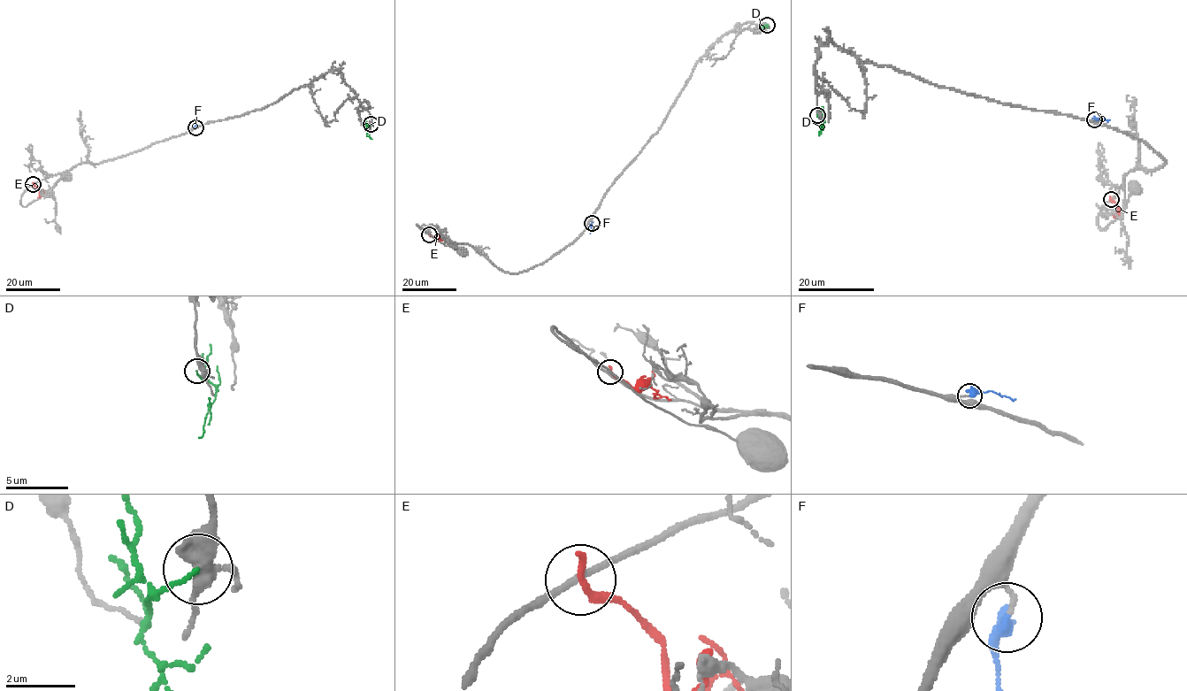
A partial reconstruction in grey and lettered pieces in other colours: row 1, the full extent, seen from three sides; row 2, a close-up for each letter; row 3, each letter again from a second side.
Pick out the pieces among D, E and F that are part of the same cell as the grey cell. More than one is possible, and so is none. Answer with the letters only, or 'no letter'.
F

